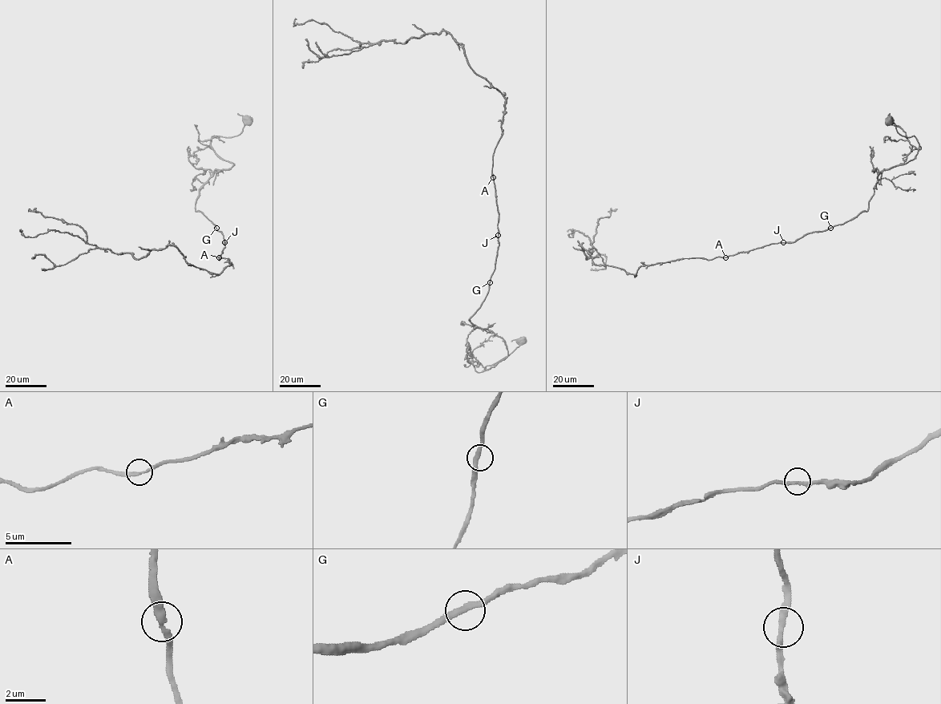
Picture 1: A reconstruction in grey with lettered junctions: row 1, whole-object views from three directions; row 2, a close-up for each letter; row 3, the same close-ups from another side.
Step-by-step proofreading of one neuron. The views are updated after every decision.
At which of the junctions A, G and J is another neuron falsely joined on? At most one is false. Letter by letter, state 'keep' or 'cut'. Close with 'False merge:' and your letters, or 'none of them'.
A: keep
G: keep
J: keep
False merge: none of them

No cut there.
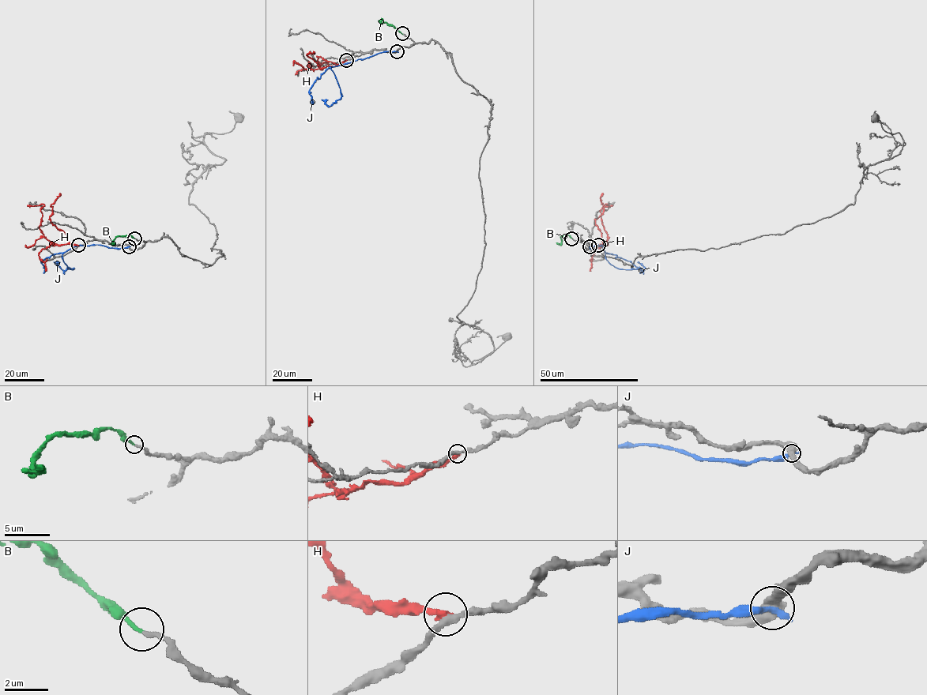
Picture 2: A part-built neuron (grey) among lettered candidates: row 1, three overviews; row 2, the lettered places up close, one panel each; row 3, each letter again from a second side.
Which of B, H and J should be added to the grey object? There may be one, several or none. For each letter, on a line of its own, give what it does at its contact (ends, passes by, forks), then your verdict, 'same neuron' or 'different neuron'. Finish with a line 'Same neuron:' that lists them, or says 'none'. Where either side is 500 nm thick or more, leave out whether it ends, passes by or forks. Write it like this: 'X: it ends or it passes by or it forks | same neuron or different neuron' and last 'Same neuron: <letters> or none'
B: it ends | same neuron
H: it ends | different neuron
J: different neuron
Same neuron: B

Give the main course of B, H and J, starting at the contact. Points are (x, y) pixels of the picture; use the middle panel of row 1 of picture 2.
B: (402, 34), (393, 26), (381, 23), (382, 18)
H: (346, 60), (334, 66), (311, 69), (307, 65), (309, 61), (312, 65), (299, 70), (295, 75)
J: (397, 50), (383, 51), (330, 67), (340, 88), (341, 98), (329, 106), (321, 99)

